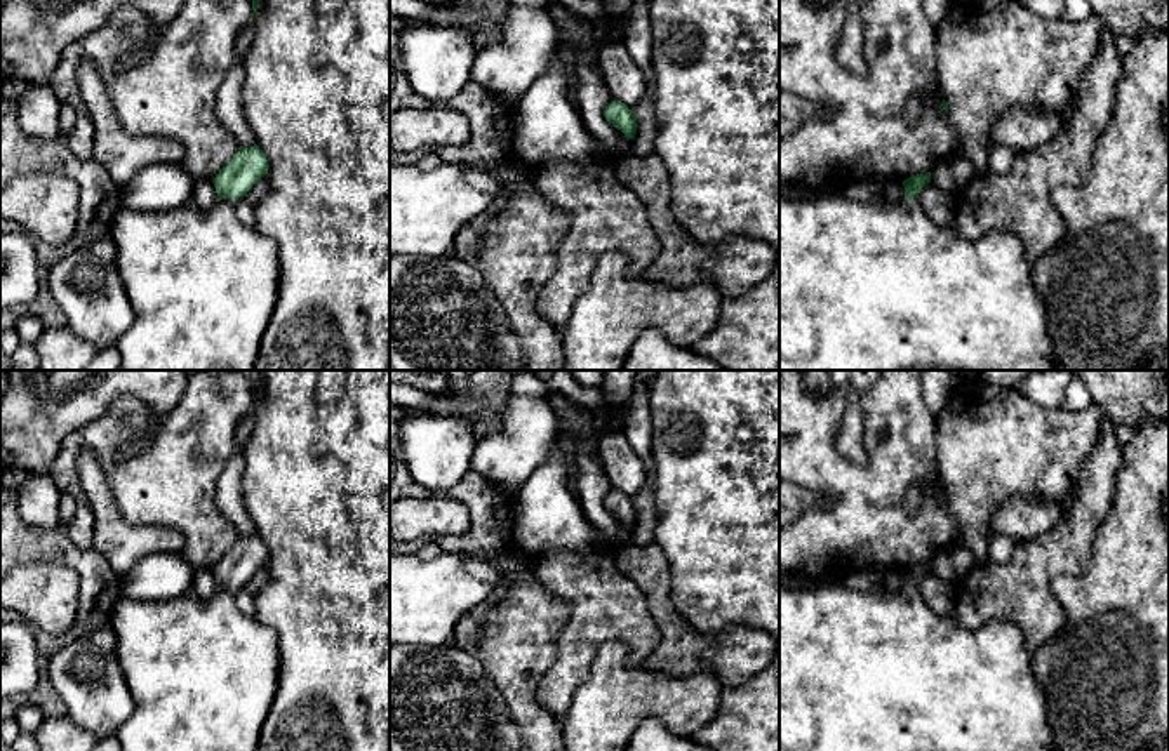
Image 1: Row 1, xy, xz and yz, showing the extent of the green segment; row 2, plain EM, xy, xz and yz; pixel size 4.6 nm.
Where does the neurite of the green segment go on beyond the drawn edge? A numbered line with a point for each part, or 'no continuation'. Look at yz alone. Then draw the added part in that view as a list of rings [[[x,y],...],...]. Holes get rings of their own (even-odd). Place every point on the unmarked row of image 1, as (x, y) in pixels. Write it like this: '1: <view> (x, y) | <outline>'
1: yz (858, 670) | [[[842,581],[818,582],[809,589],[779,586],[779,751],[1054,751],[1049,699],[1032,668],[1023,631],[1004,621],[967,629],[936,615],[918,588],[858,591]]]

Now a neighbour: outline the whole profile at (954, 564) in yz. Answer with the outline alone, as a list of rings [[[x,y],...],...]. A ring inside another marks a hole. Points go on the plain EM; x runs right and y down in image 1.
[[[960,544],[948,546],[931,560],[931,572],[953,586],[960,584],[974,567],[974,556]]]

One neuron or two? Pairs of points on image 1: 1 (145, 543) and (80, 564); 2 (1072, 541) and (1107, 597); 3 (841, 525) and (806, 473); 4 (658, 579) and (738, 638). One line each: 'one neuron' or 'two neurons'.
1: two neurons
2: two neurons
3: one neuron
4: one neuron

